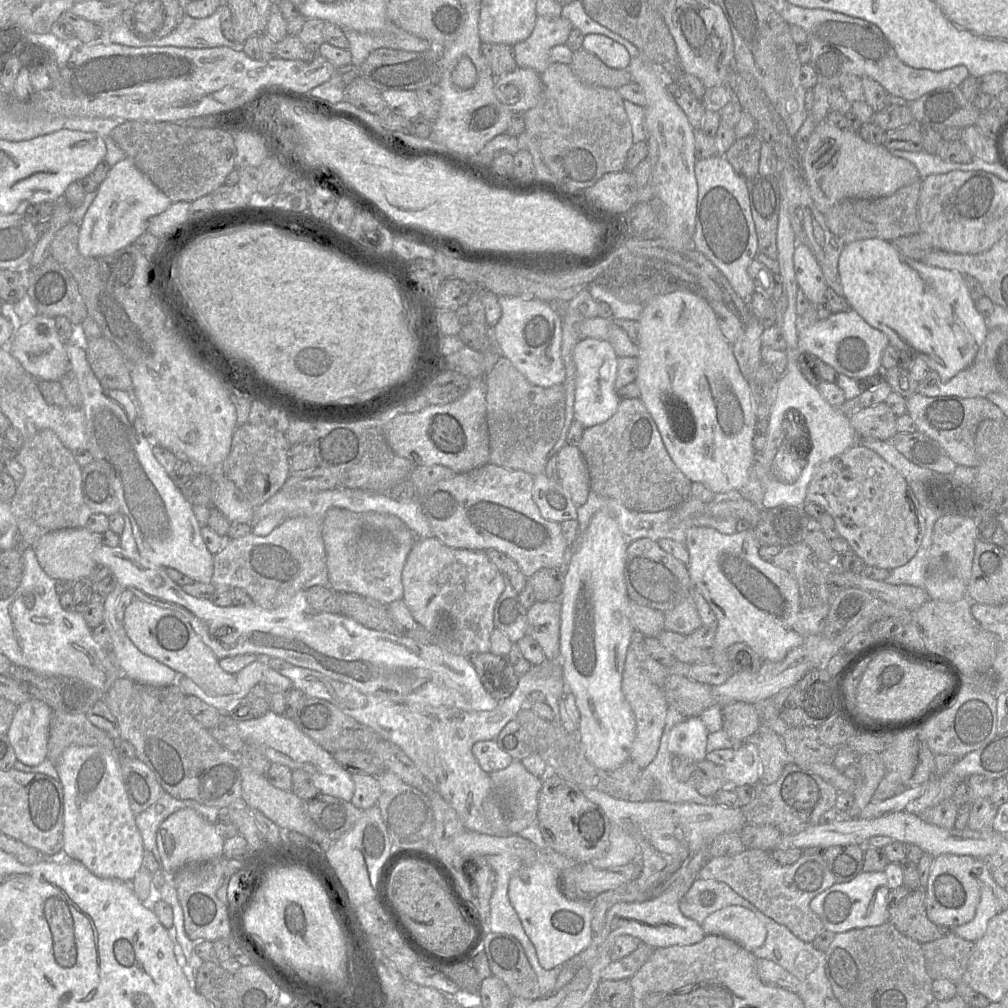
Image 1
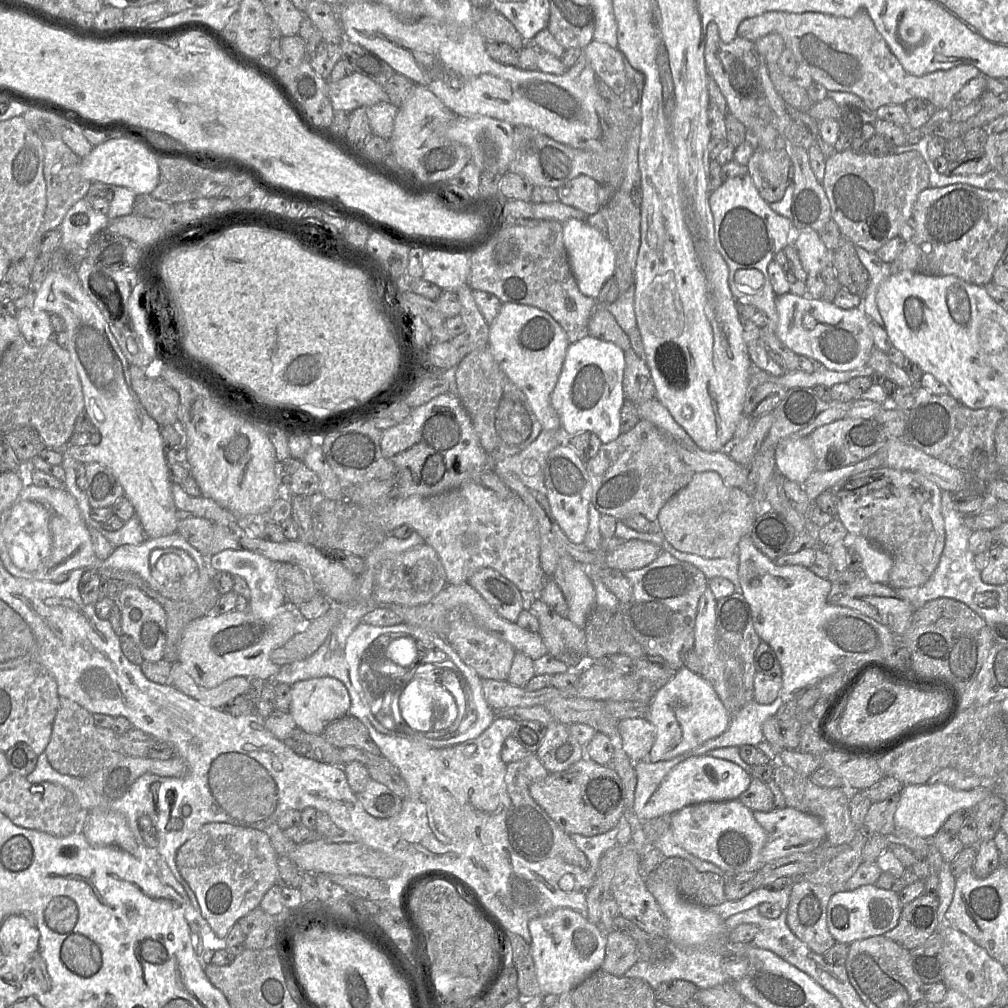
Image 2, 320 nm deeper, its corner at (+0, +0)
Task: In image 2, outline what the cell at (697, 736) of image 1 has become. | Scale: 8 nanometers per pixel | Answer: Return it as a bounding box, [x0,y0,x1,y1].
[637,755,752,822]

